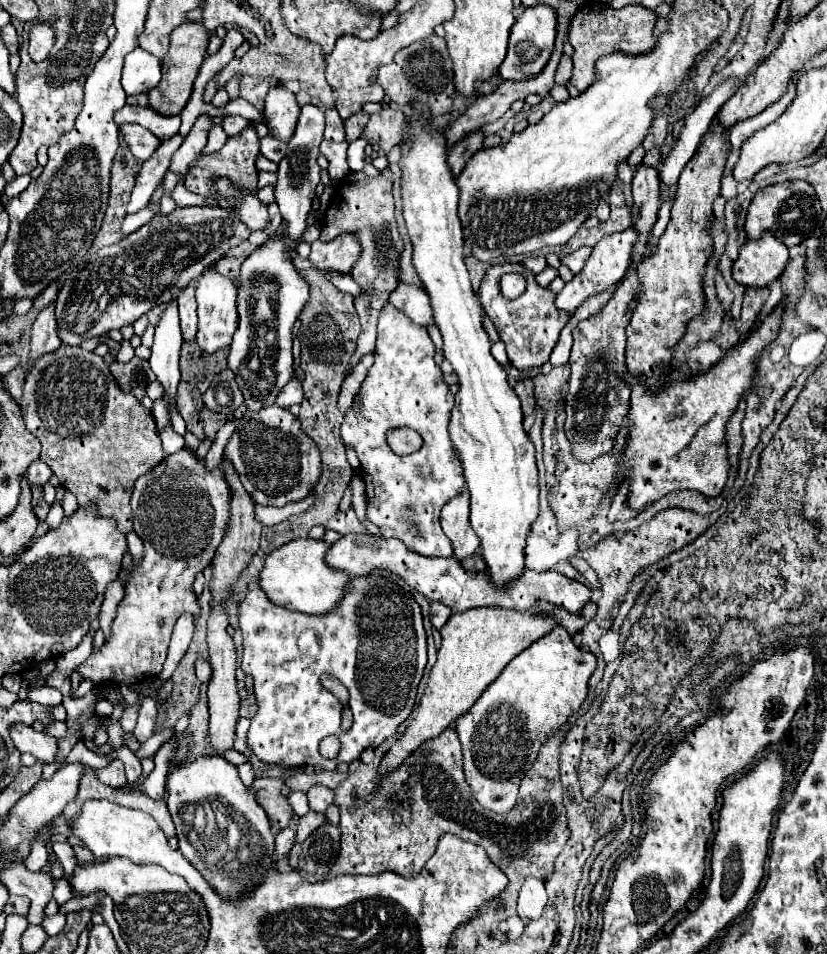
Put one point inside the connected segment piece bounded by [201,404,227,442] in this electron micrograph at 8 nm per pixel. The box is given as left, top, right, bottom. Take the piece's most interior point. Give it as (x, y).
(212, 421)

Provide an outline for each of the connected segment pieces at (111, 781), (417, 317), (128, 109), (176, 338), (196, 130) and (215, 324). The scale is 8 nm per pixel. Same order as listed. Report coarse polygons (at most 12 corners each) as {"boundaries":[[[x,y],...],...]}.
{"boundaries":[[[113,760],[97,770],[103,784],[115,788],[127,784],[123,762]],[[399,280],[389,302],[413,322],[433,322],[429,298],[417,284]],[[125,104],[115,122],[141,124],[163,142],[179,132],[179,116]],[[177,302],[155,328],[151,370],[163,386],[153,402],[157,432],[171,426],[183,338]],[[199,116],[169,170],[185,178],[191,164],[207,144],[213,122]],[[197,280],[197,344],[215,354],[237,326],[237,284]]]}

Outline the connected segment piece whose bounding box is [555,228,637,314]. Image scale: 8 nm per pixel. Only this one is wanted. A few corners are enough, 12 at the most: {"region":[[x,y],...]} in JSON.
{"region":[[635,228],[605,236],[557,294],[571,312],[625,276]]}

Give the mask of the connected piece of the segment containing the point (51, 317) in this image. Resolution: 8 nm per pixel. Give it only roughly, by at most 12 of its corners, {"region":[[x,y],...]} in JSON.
{"region":[[55,306],[39,312],[31,328],[31,360],[57,350]]}

